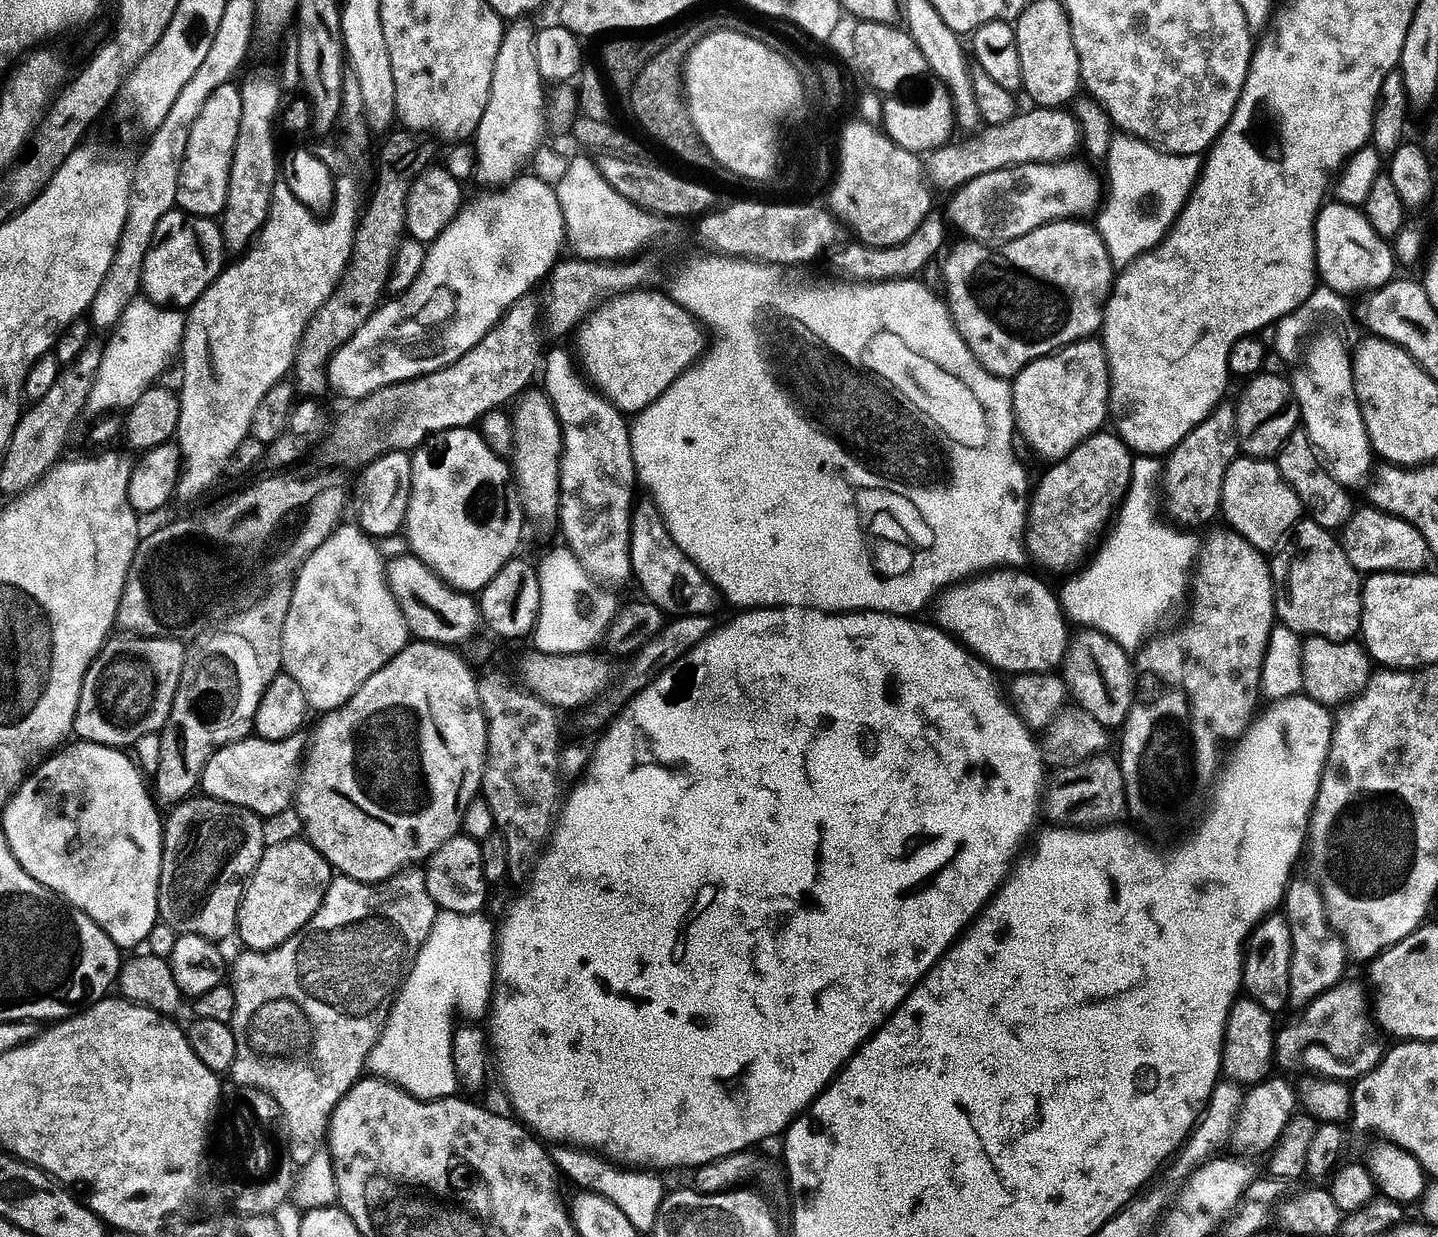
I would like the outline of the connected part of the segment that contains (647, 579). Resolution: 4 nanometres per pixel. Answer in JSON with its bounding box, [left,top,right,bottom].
[632,502,722,617]

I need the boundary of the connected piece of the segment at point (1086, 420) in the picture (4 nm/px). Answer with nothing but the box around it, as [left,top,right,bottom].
[1012,338,1112,462]

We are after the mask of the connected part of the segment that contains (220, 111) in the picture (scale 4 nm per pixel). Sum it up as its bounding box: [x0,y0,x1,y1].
[176,83,242,218]

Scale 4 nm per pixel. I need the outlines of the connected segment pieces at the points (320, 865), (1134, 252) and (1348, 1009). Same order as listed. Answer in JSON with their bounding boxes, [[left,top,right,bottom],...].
[[236,839,334,952],[1098,134,1202,270],[1276,982,1386,1082]]

